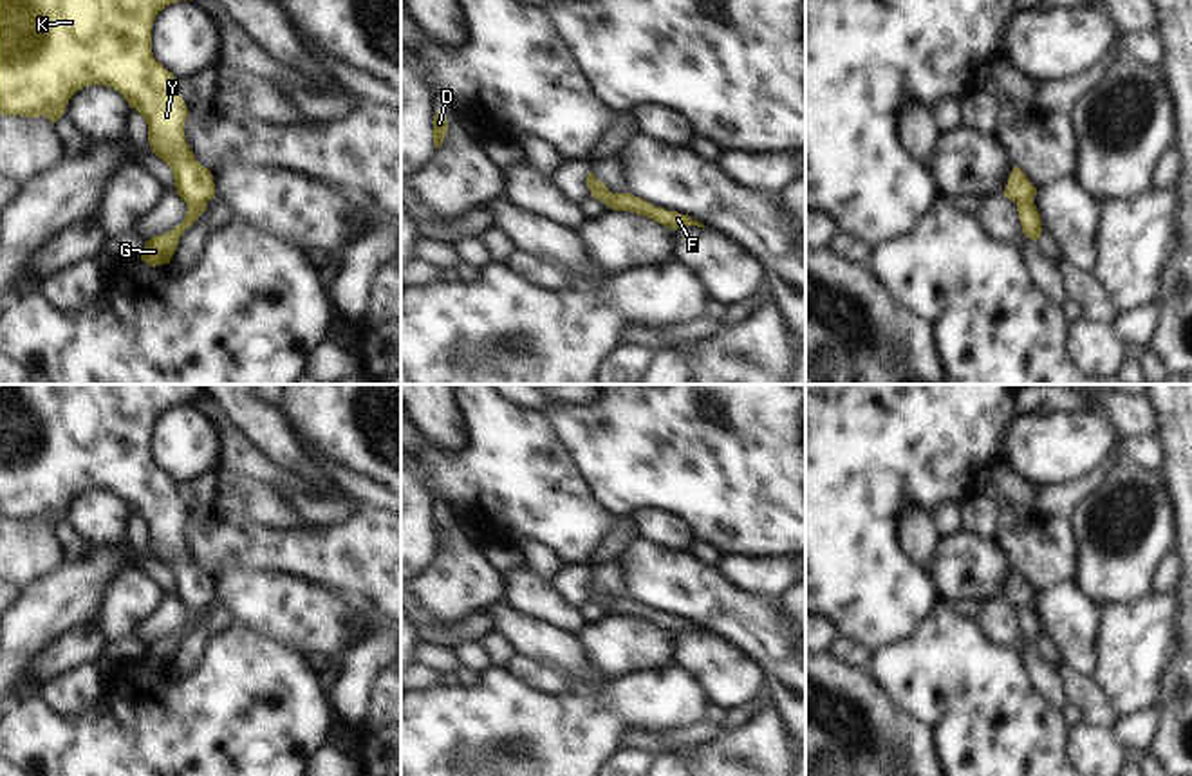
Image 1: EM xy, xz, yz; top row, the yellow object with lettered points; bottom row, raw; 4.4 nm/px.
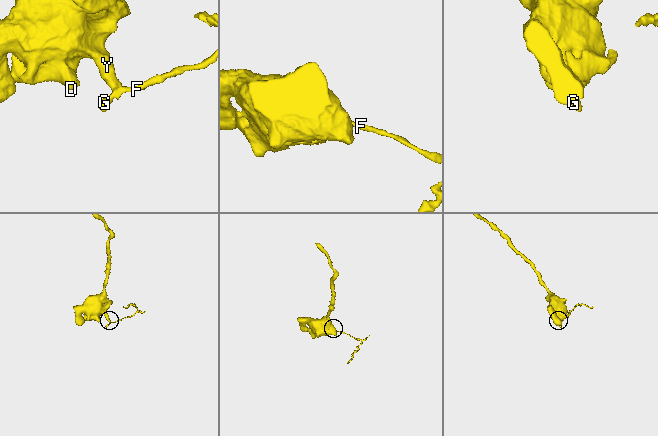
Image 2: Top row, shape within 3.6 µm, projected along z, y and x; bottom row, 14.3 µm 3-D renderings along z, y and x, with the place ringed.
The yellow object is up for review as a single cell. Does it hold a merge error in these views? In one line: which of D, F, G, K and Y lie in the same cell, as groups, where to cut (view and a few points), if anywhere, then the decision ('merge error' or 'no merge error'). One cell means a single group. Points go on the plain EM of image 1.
D K Y / F G; cut in xz along (609, 596), (602, 601), (591, 600); merge error

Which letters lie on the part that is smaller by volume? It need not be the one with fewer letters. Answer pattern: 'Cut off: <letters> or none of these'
Cut off: F, G

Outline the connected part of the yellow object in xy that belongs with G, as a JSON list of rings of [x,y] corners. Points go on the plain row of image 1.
[[[206,606],[200,610],[188,610],[186,621],[179,630],[144,646],[141,664],[152,671],[170,668],[181,639],[206,615],[206,612]]]

